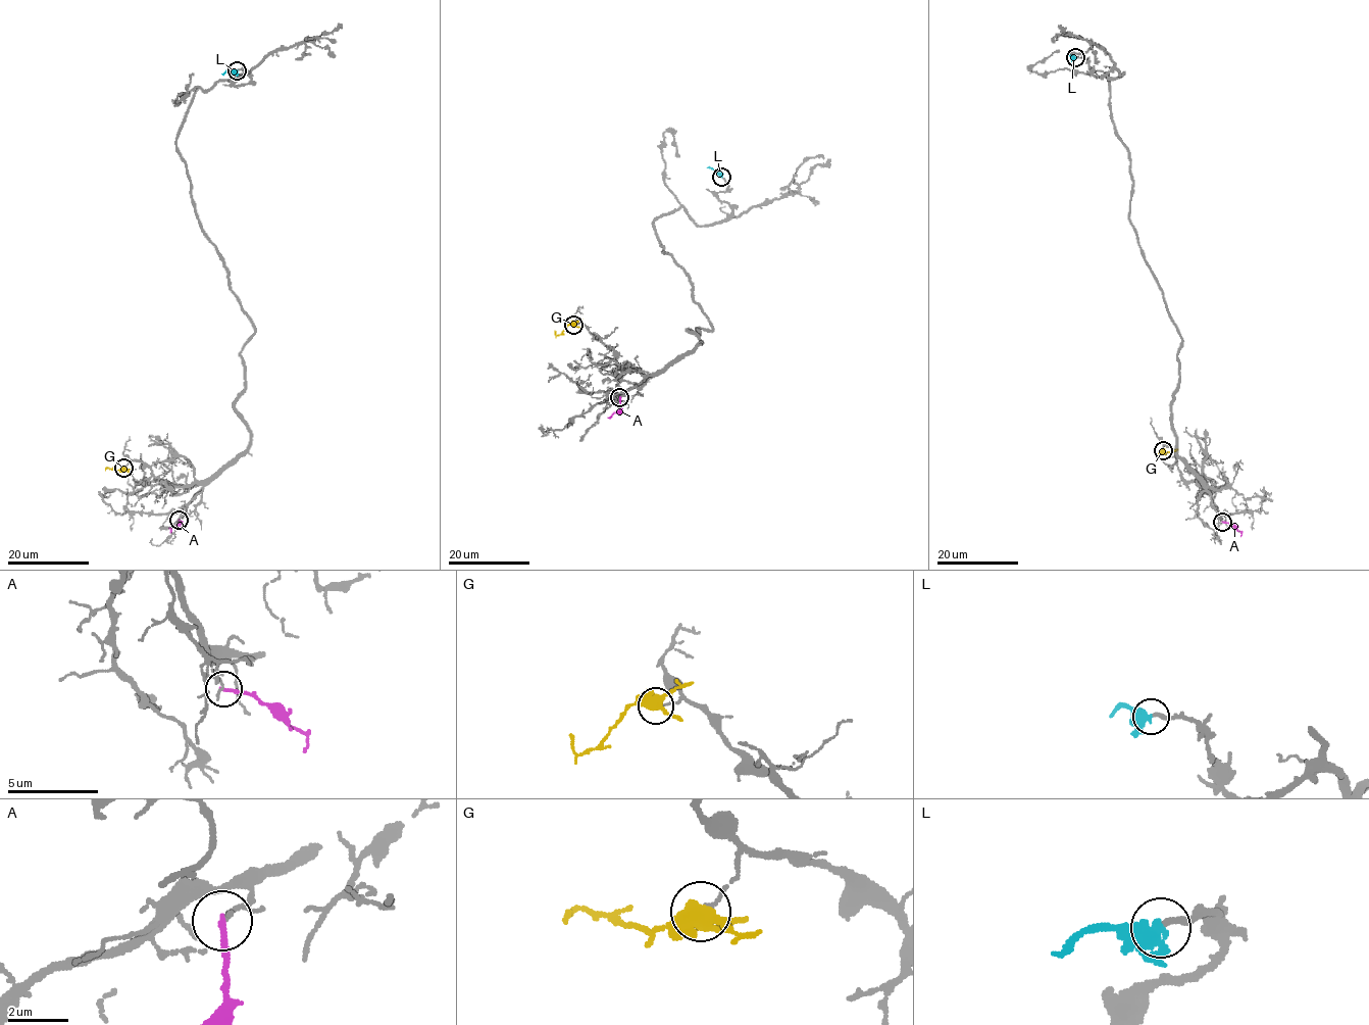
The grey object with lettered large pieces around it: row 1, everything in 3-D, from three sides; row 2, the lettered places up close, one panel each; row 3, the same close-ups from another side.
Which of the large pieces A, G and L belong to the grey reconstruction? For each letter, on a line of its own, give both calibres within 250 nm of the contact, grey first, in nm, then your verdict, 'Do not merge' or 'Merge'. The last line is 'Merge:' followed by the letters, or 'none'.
A: Thickness 140 nm (grey) against 180 nm. Do not merge
G: Thickness 100 nm (grey) against 440 nm. Do not merge
L: Thickness 200 nm (grey) against 480 nm. Merge
Merge: L

